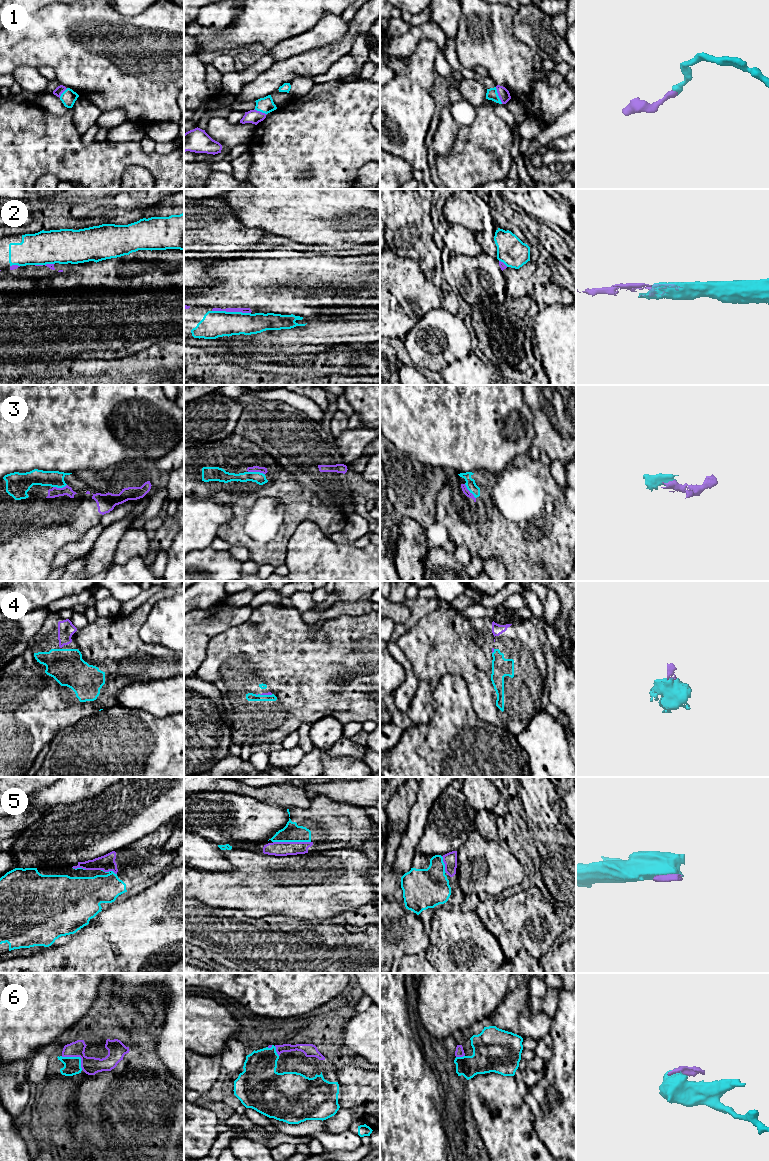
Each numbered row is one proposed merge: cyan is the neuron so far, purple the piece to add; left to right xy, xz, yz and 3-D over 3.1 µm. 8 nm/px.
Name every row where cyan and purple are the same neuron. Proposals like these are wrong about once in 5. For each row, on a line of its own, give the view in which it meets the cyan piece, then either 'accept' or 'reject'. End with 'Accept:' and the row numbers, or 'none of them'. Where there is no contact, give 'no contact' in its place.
1: meets cyan in yz; accept
2: meets cyan in xz; accept
3: meets cyan in xz; accept
4: meets cyan in xz; accept
5: meets cyan in xz; accept
6: meets cyan in xy; accept
Accept: 1, 2, 3, 4, 5, 6

